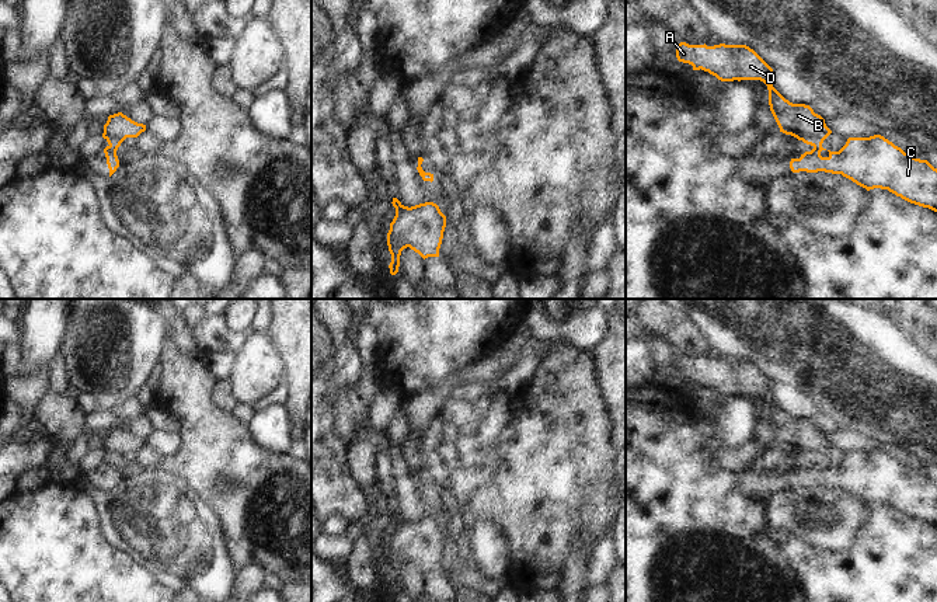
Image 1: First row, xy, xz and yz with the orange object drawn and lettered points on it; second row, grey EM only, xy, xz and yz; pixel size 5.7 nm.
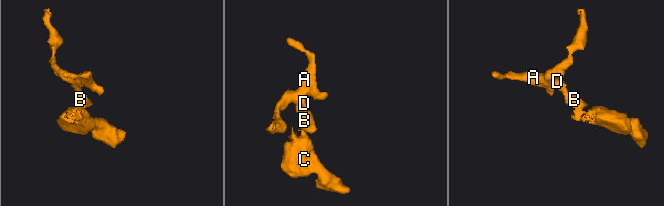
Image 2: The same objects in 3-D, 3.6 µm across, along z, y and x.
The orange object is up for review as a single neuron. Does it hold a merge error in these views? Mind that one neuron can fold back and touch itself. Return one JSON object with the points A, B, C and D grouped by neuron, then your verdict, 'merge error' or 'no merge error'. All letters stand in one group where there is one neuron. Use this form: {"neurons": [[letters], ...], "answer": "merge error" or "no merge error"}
{"neurons": [["A", "B", "D"], ["C"]], "answer": "merge error"}

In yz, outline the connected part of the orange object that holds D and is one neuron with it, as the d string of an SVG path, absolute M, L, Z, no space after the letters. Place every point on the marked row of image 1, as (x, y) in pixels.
M689 45L676 48L679 62L689 63L693 70L704 70L721 81L760 80L769 90L770 111L780 132L791 135L811 146L822 146L832 133L825 119L809 105L793 104L771 84L773 69L746 45Z

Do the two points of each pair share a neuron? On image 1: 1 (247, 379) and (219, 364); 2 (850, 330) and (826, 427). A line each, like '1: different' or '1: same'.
1: different
2: different

